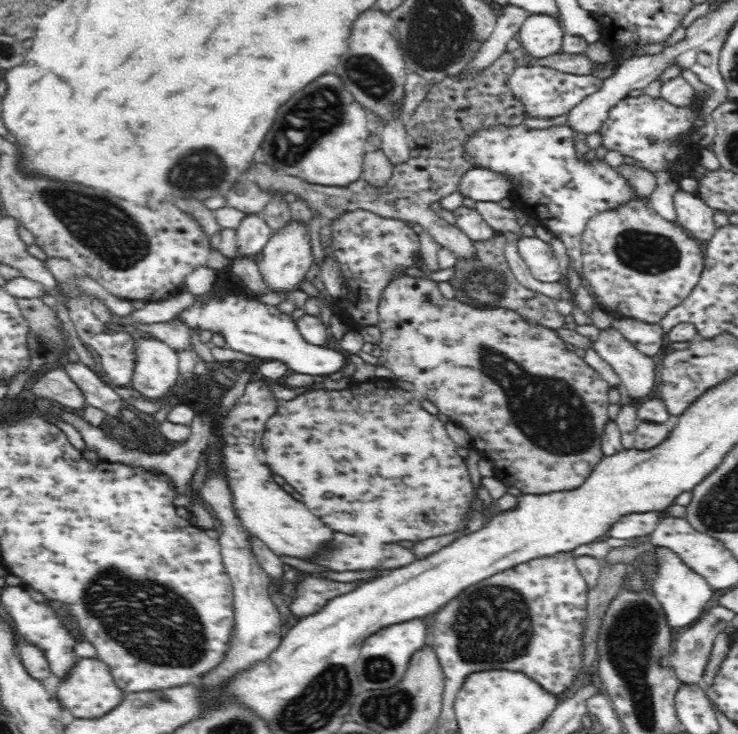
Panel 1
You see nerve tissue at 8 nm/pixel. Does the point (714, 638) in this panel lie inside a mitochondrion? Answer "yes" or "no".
no

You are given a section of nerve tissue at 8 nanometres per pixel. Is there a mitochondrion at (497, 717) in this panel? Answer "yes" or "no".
no

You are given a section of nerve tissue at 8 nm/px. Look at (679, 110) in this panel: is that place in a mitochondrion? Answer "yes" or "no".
no

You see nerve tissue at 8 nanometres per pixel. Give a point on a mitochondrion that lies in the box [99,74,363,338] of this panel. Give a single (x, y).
(303, 126)

